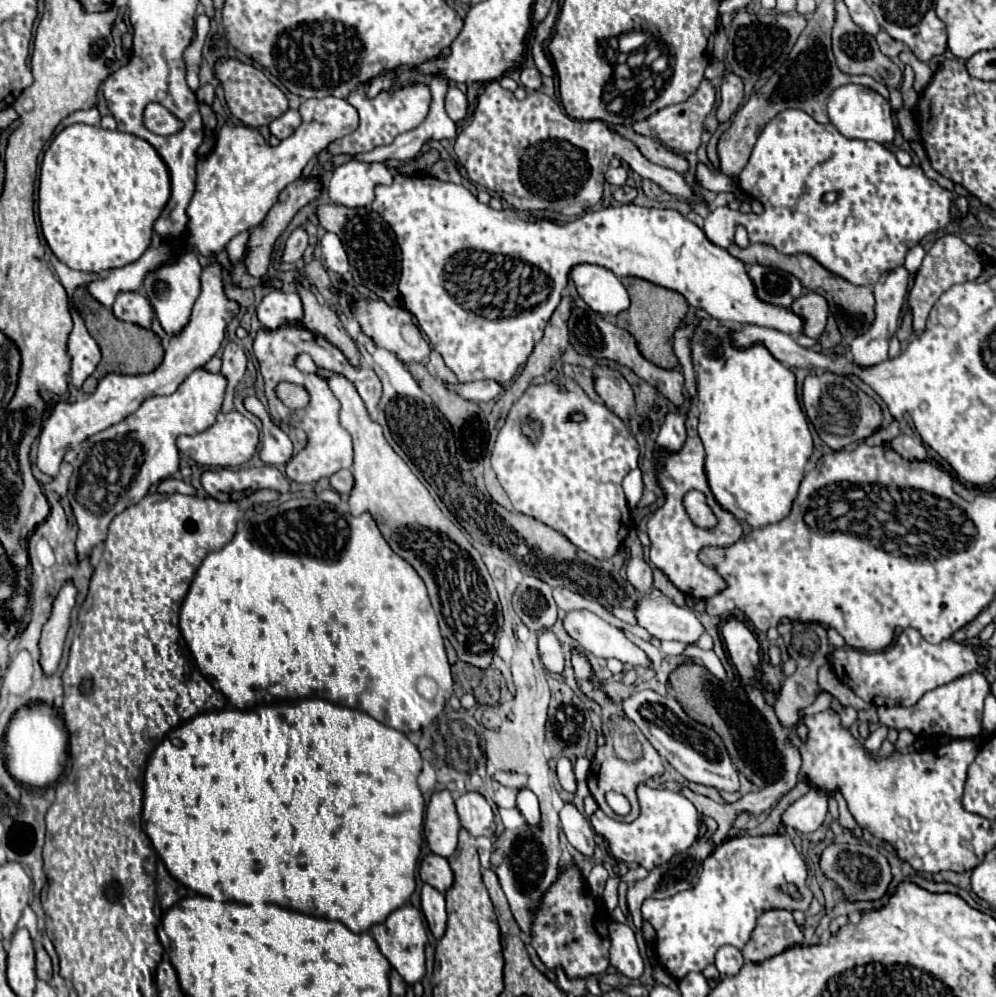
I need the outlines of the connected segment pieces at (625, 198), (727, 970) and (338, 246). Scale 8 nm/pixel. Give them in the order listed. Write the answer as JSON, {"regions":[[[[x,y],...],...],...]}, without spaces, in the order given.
{"regions":[[[[623,185],[619,187],[613,197],[619,201],[619,203],[631,203],[635,197],[637,197],[637,189],[635,187],[629,187],[629,185]]],[[[723,945],[717,955],[715,955],[715,965],[721,973],[721,977],[727,977],[727,975],[737,975],[739,969],[745,965],[745,957],[743,953],[733,947],[733,945]]],[[[325,233],[325,237],[321,239],[321,253],[329,271],[337,275],[345,275],[349,271],[347,253],[343,249],[341,239],[335,233]]]]}

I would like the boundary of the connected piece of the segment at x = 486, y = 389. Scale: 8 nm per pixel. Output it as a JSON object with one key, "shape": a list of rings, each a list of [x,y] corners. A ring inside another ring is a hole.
{"shape":[[[469,381],[469,383],[445,383],[445,387],[465,399],[471,401],[491,401],[499,393],[503,393],[503,387],[495,381]]]}

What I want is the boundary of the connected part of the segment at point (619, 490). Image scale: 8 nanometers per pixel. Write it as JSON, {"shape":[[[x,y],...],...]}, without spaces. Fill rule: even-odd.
{"shape":[[[563,377],[563,387],[565,391],[561,391],[559,379],[553,379],[539,385],[529,385],[525,389],[519,401],[515,401],[509,409],[505,425],[499,429],[491,463],[499,483],[507,491],[517,511],[531,515],[559,531],[577,549],[595,555],[597,559],[609,559],[619,551],[621,543],[629,535],[629,523],[625,519],[629,517],[629,507],[621,481],[631,469],[637,467],[639,447],[627,431],[625,423],[603,403],[591,401],[571,377]],[[573,411],[581,411],[587,419],[581,423],[565,421],[565,417],[569,417]]]}

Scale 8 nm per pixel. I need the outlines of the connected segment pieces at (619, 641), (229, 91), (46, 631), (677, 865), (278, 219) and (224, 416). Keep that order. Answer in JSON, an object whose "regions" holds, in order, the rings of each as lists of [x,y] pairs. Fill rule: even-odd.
{"regions":[[[[569,611],[563,617],[563,627],[579,643],[579,647],[595,657],[615,657],[629,665],[649,665],[647,655],[637,645],[633,645],[617,627],[609,625],[591,611]]],[[[221,59],[215,65],[215,73],[217,73],[217,79],[221,81],[221,85],[225,89],[225,101],[227,101],[229,111],[233,113],[233,117],[237,117],[247,127],[269,125],[271,121],[281,117],[289,109],[287,97],[283,95],[283,91],[277,89],[263,75],[263,71],[255,69],[253,65],[245,65],[245,63],[235,61],[235,59]]],[[[69,579],[57,593],[53,601],[51,615],[47,623],[41,629],[41,641],[39,641],[39,665],[45,675],[53,675],[57,671],[61,653],[63,653],[63,643],[65,635],[69,631],[71,623],[71,611],[77,601],[77,587]]],[[[697,839],[689,851],[685,853],[679,853],[677,857],[671,857],[667,863],[655,867],[649,871],[649,875],[641,881],[635,881],[629,889],[627,889],[627,907],[631,911],[631,917],[633,917],[633,923],[637,929],[641,929],[641,903],[645,901],[645,897],[657,897],[657,899],[665,899],[665,897],[671,897],[679,891],[685,891],[689,889],[689,885],[693,885],[693,881],[699,879],[699,873],[701,873],[701,863],[705,861],[705,857],[713,851],[713,843],[711,841],[705,841],[705,839]]],[[[297,179],[295,183],[287,185],[279,199],[277,199],[277,205],[273,205],[269,209],[269,213],[265,215],[265,219],[255,227],[251,229],[251,237],[249,237],[249,251],[247,251],[247,257],[245,257],[245,271],[251,275],[251,277],[265,277],[267,275],[267,267],[271,263],[271,253],[273,253],[273,247],[275,247],[275,241],[281,237],[281,233],[287,229],[287,225],[291,223],[291,219],[297,215],[297,211],[301,207],[305,207],[307,203],[311,203],[313,199],[317,199],[317,193],[321,189],[321,183],[319,181],[309,181],[309,179]]],[[[235,409],[229,413],[219,413],[217,421],[209,429],[201,431],[197,435],[181,435],[177,439],[177,447],[183,455],[191,457],[199,465],[209,465],[209,467],[243,465],[255,455],[257,445],[259,445],[259,429],[245,415],[241,415]]]]}

